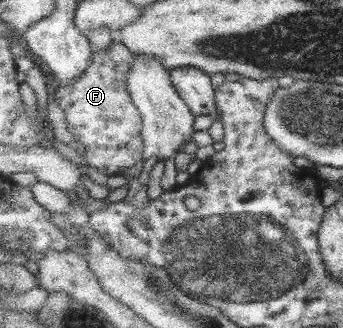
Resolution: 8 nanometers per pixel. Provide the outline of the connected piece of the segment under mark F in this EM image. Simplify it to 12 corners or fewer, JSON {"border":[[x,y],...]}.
{"border":[[122,42],[55,91],[91,168],[136,172],[143,118]]}

